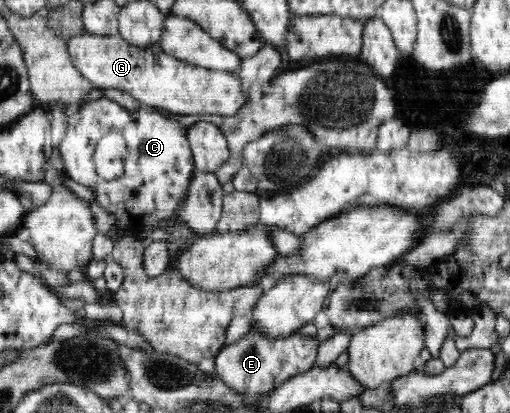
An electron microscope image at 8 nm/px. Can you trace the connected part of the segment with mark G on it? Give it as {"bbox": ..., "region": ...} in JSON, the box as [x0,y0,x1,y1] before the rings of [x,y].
{"bbox":[67,32,248,116],"region":[[[85,32],[70,38],[67,49],[75,68],[97,92],[108,89],[124,91],[142,102],[144,107],[176,115],[230,116],[242,105],[248,105],[248,95],[242,92],[239,72],[190,65],[166,54],[159,43],[139,48],[126,42],[120,32],[104,37]]]}

